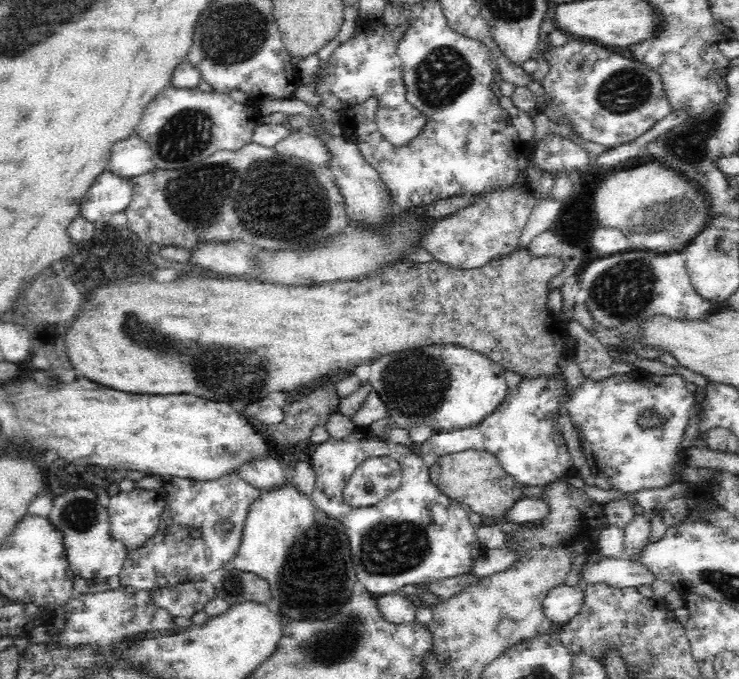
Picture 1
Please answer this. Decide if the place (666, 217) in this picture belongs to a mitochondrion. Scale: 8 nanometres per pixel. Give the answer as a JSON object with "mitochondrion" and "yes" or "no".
{"mitochondrion":"yes"}

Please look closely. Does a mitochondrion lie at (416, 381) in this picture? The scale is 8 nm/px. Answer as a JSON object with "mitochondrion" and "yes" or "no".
{"mitochondrion":"yes"}

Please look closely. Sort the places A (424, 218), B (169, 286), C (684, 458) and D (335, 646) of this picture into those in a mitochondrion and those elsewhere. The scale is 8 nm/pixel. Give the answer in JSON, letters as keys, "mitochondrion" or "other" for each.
{"A":"other","B":"other","C":"other","D":"mitochondrion"}

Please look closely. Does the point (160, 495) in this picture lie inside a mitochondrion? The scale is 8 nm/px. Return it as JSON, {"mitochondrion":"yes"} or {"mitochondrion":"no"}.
{"mitochondrion":"no"}

